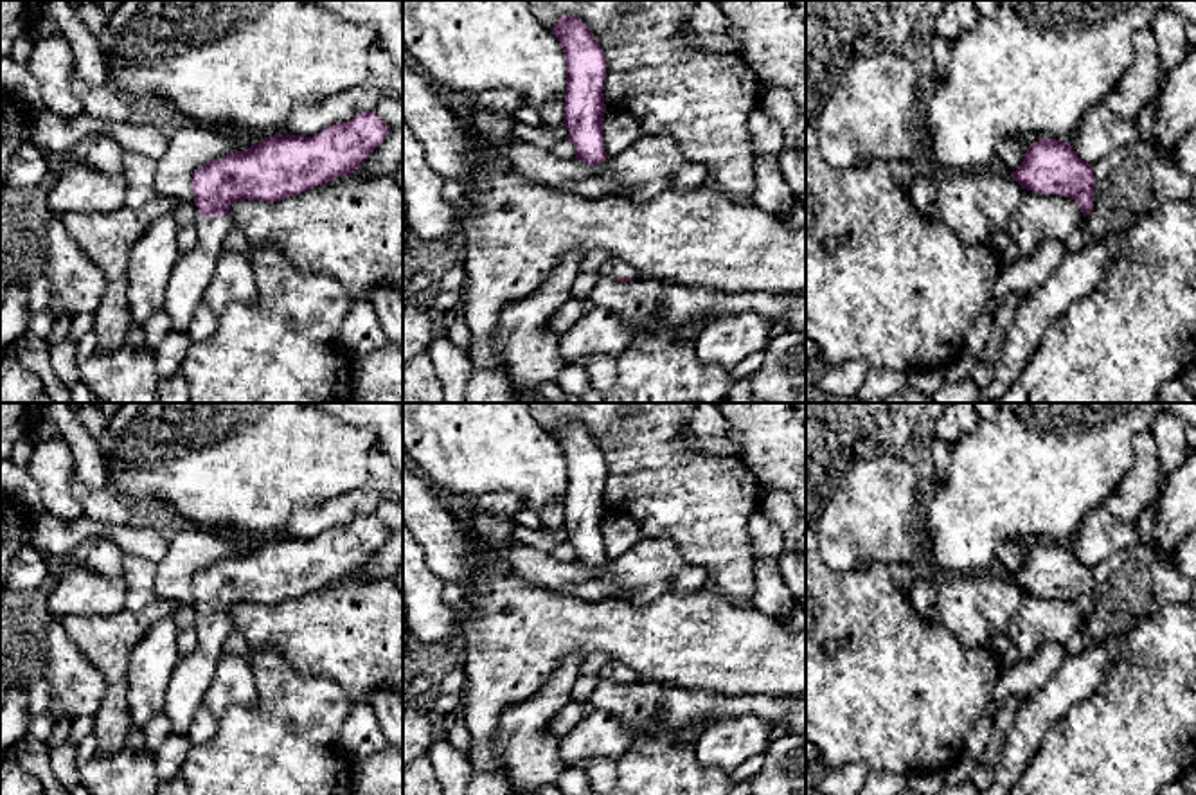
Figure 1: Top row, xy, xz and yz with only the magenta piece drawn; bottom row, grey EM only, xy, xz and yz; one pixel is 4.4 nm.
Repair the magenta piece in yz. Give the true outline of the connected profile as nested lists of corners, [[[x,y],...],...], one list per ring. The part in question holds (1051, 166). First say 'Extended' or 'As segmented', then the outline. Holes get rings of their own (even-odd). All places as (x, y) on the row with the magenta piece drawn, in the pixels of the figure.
As segmented. [[[1040,138],[1027,147],[1022,165],[1011,176],[1022,189],[1074,200],[1084,218],[1093,209],[1093,167],[1068,142]]]

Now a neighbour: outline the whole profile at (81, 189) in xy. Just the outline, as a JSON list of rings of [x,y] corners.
[[[63,162],[56,183],[45,196],[45,205],[59,218],[68,212],[108,212],[124,205],[126,189],[124,173],[110,176],[86,164]]]

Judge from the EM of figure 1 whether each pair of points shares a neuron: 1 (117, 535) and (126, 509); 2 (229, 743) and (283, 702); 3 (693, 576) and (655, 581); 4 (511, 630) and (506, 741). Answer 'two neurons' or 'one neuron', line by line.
1: two neurons
2: one neuron
3: one neuron
4: two neurons

